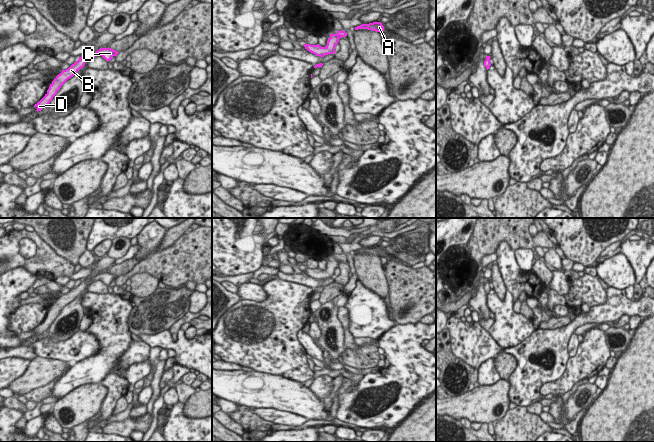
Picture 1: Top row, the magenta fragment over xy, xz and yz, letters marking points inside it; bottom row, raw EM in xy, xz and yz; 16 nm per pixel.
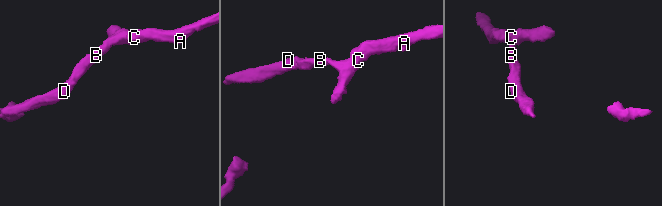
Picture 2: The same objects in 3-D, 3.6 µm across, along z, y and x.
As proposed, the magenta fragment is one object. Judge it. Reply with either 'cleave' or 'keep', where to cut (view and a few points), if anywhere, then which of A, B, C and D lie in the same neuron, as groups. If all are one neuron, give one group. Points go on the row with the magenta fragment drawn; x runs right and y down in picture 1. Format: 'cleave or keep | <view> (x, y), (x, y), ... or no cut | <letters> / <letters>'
keep | no cut | A B C D

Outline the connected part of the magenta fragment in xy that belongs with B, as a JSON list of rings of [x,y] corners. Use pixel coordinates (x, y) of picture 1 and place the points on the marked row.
[[[81,56],[79,57],[79,60],[72,64],[68,69],[62,70],[62,72],[56,76],[56,78],[50,84],[45,96],[34,105],[34,107],[37,108],[37,112],[41,111],[52,101],[53,97],[60,90],[61,86],[68,79],[73,77],[81,68],[83,68],[86,61],[88,61],[88,58]]]

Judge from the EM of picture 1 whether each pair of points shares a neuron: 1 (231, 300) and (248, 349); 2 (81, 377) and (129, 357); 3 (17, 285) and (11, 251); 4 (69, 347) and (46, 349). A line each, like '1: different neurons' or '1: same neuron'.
1: different neurons
2: different neurons
3: different neurons
4: same neuron

